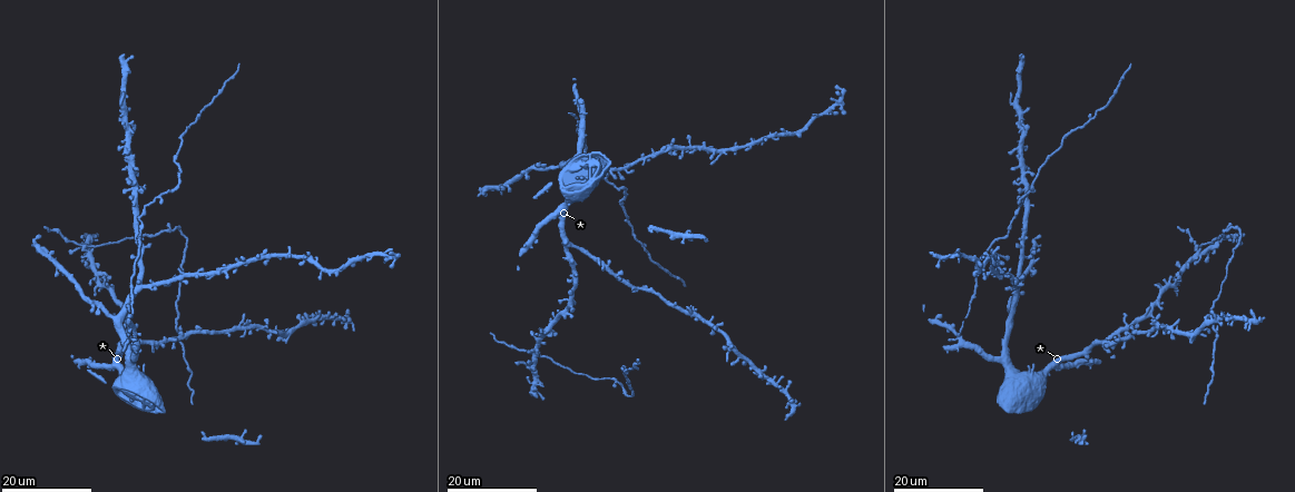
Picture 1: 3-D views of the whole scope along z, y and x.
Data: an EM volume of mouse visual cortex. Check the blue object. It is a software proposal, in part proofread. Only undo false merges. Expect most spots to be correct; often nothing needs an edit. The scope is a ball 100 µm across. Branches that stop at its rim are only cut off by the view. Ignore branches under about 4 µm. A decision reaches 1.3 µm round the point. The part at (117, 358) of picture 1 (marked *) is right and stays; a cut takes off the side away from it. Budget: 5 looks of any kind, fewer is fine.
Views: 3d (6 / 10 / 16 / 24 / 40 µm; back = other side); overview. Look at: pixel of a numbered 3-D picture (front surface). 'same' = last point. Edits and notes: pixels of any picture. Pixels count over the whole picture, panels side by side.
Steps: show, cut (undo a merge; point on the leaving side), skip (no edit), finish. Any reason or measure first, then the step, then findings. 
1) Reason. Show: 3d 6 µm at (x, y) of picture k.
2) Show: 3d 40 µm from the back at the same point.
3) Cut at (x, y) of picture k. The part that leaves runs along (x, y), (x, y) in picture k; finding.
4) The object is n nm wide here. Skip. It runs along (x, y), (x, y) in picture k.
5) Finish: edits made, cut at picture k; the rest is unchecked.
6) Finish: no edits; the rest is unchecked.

Three arms meet. Show: 3d 16 µm at (94, 245) of picture 1.

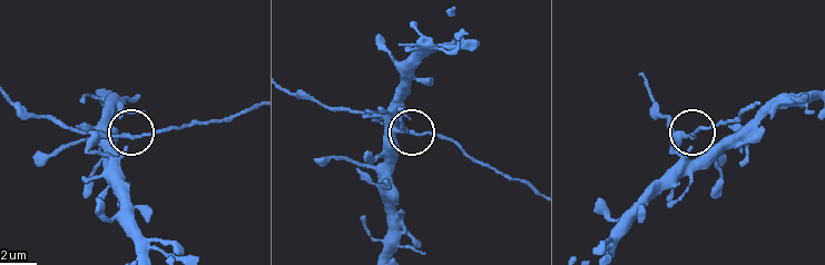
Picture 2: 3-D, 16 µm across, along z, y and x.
Zoom in. Show: 3d 6 µm at (134, 136) of picture 2.

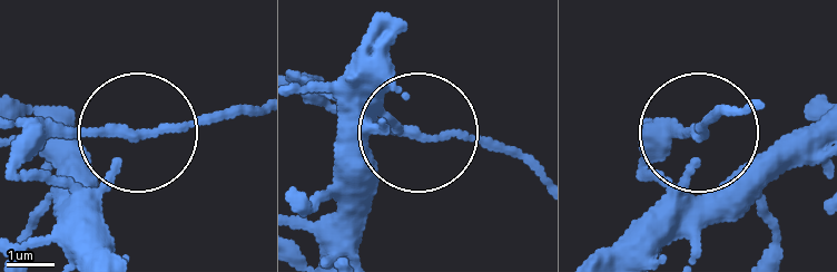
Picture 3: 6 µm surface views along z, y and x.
The object is 140 nm wide here. Skip. It runs along (108, 253), (105, 181), (128, 145), (259, 109) in picture 3; one neuron here.

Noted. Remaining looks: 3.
Calibre changes. Show: 3d 24 µm at (1213, 372) of picture 1.

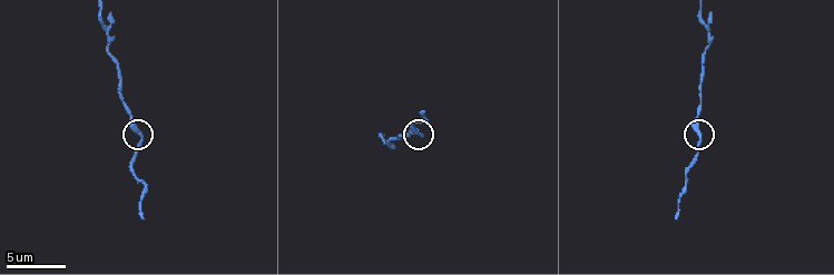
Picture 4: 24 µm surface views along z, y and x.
Show: 3d 6 µm at (699, 133) of picture 4.

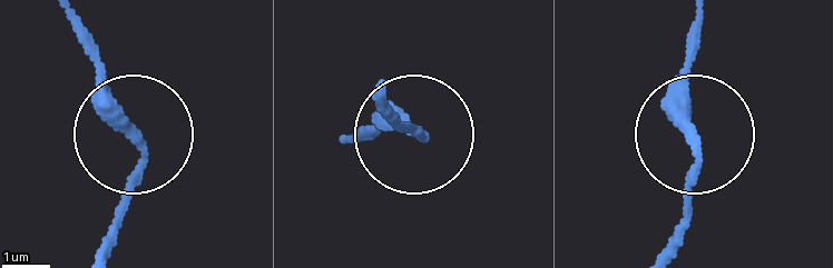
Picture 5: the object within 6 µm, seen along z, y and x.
Skip. It runs along (703, 13), (678, 237) in picture 5; all the same neuron.

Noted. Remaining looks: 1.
Sudden change in width. Show: 3d 10 µm at (382, 137) of picture 4.

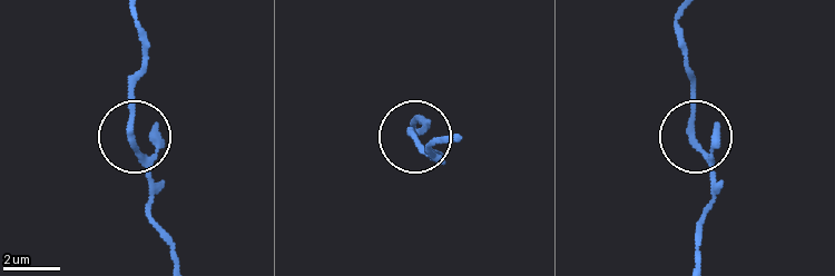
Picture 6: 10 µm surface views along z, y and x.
Skip. Continuous, no second neuron.

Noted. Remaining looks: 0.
Finish: no edits; the rest is unchecked.

